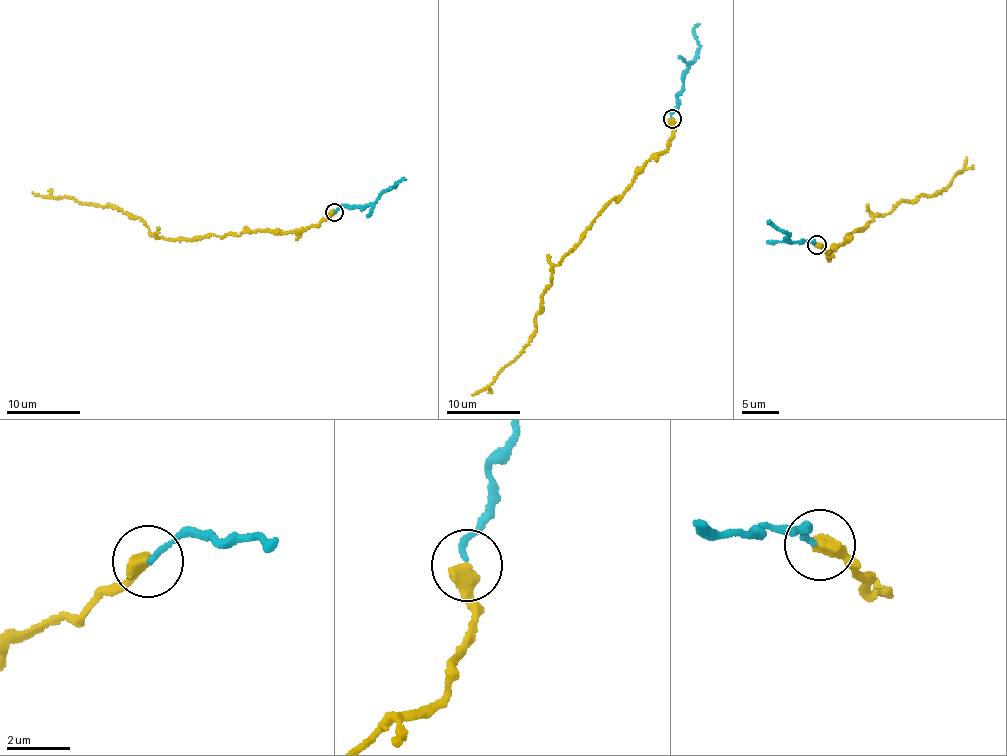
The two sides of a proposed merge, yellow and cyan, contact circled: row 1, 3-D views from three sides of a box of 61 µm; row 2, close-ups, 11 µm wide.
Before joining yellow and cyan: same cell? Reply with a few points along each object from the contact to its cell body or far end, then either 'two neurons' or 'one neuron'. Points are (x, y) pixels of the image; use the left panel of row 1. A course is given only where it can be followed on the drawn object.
yellow runs (334, 212), (312, 226), (289, 231), (157, 238), (139, 217), (114, 205), (84, 204), (32, 192); cyan runs (334, 212), (343, 205), (362, 208), (374, 202), (381, 192), (406, 179); one neuron

